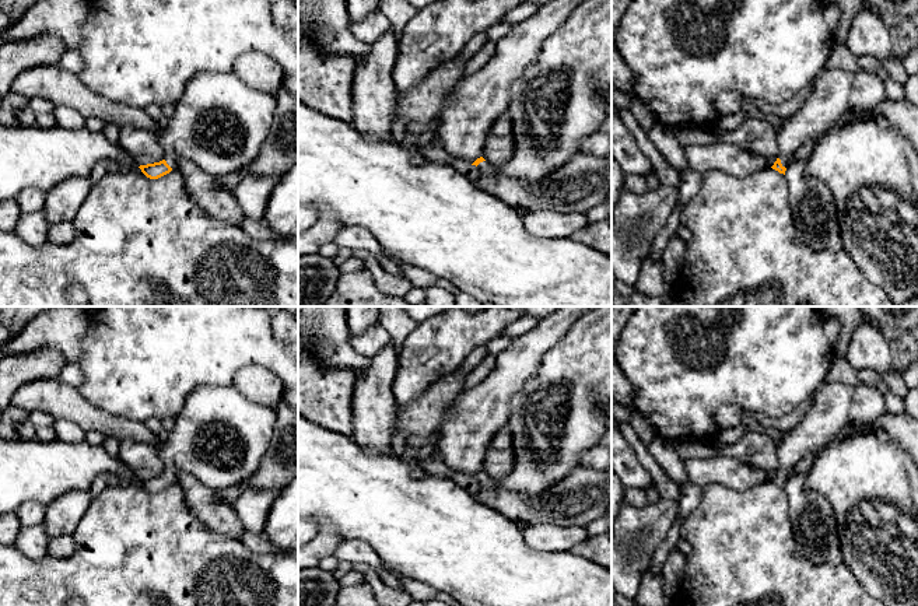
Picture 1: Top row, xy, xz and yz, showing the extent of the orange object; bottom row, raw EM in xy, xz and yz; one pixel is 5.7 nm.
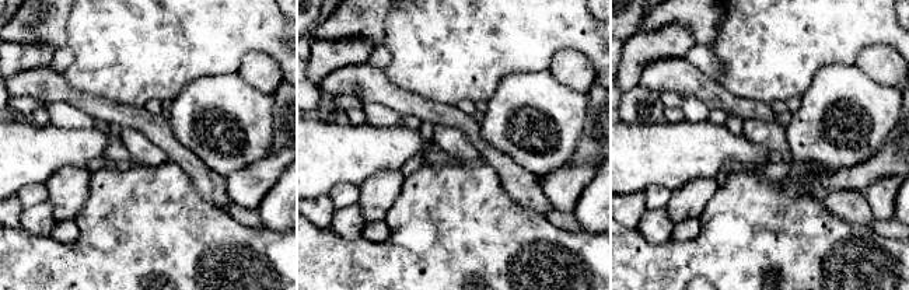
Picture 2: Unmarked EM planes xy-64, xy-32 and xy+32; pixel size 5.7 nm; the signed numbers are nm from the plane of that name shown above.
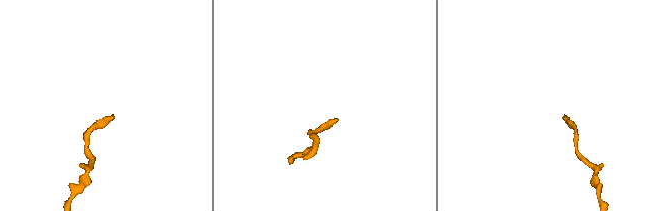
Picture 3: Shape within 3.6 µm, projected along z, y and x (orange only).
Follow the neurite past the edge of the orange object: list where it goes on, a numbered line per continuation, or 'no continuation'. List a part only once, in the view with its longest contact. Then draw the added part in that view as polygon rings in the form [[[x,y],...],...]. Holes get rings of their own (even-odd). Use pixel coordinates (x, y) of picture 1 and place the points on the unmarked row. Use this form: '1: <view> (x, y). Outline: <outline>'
1: yz (829, 412). Outline: [[[824,381],[813,393],[813,402],[802,420],[781,439],[777,455],[782,480],[788,480],[795,465],[807,455],[819,453],[847,425],[854,388]]]

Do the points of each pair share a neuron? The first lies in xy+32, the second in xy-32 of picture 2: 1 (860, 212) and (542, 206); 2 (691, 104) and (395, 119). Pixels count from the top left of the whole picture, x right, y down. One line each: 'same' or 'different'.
1: same
2: same

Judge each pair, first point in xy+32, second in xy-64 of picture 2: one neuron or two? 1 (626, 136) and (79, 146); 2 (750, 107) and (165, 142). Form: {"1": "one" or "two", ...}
{"1": "one", "2": "one"}

